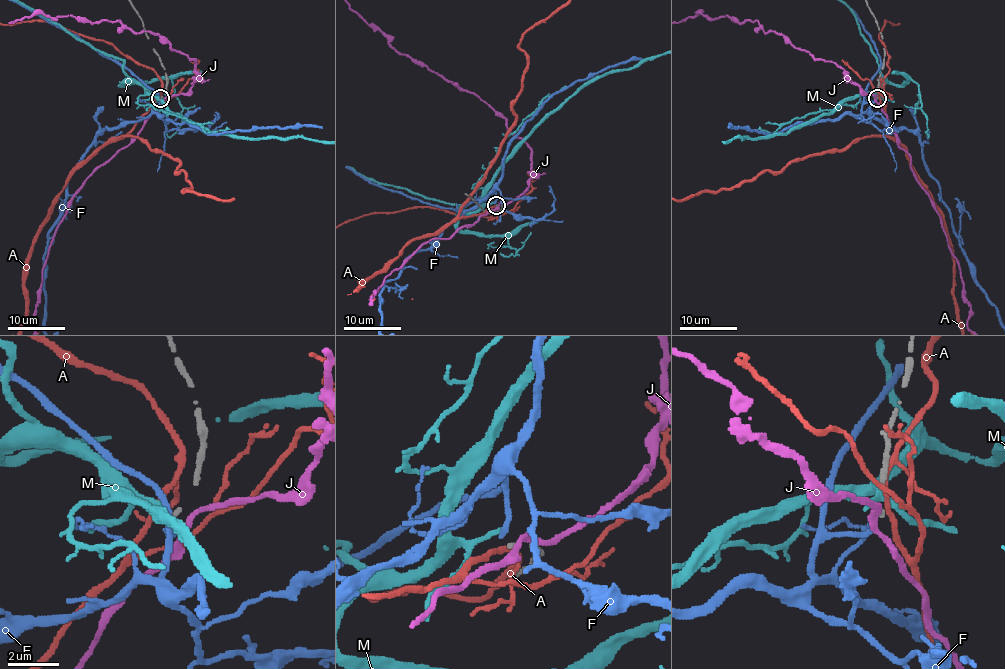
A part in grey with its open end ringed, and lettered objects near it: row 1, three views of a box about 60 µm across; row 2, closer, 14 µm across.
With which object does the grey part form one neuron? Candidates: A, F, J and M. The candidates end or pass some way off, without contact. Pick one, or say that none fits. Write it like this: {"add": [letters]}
{"add": []}

